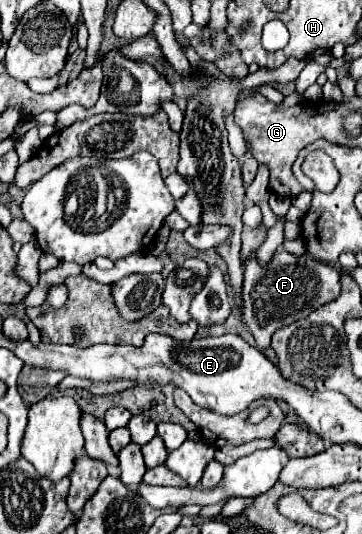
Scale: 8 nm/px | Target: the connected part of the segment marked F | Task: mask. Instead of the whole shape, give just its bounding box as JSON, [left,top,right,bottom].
[243,251,339,349]

